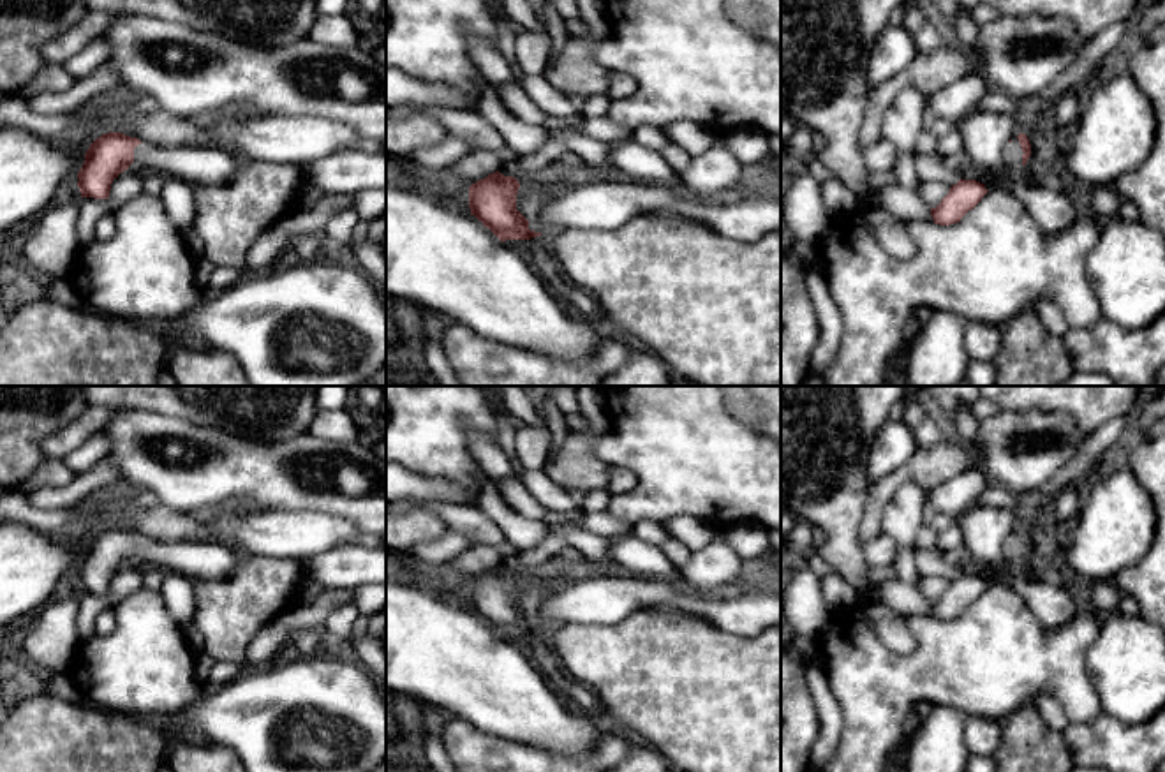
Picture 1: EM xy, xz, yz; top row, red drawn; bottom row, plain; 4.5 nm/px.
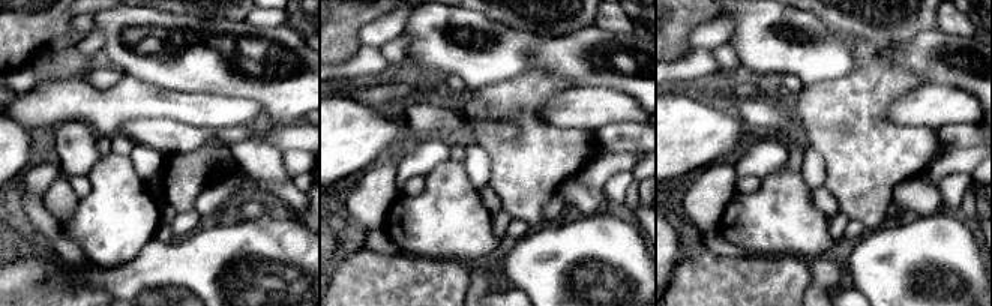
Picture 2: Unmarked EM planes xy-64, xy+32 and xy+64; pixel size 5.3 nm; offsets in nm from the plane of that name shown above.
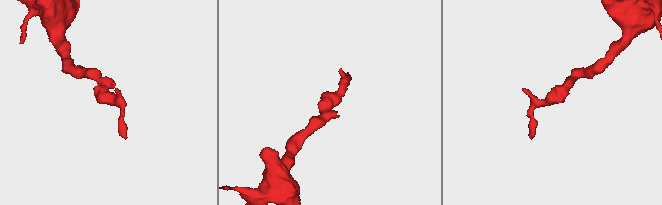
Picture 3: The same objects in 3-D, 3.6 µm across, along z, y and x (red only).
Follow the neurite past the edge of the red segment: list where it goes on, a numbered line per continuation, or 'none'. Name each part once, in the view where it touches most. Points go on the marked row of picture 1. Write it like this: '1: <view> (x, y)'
1: yz (1012, 152)

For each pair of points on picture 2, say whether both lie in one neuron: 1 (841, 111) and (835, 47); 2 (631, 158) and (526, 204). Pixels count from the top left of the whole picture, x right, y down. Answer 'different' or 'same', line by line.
1: different
2: different

